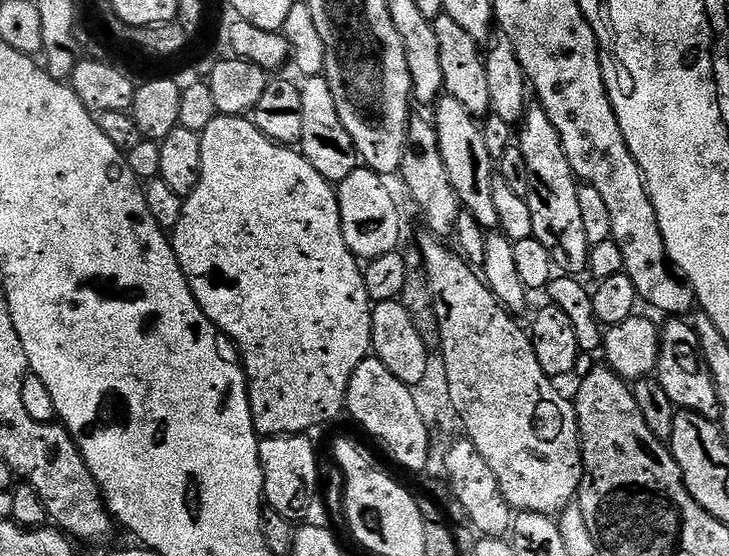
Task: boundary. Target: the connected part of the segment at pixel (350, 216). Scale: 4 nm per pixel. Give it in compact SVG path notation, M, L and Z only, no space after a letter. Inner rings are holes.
M367 166L356 168L350 178L338 184L342 238L346 238L352 255L364 262L395 252L399 245L396 243L400 240L400 212L391 190L384 184L387 183L382 177Z

